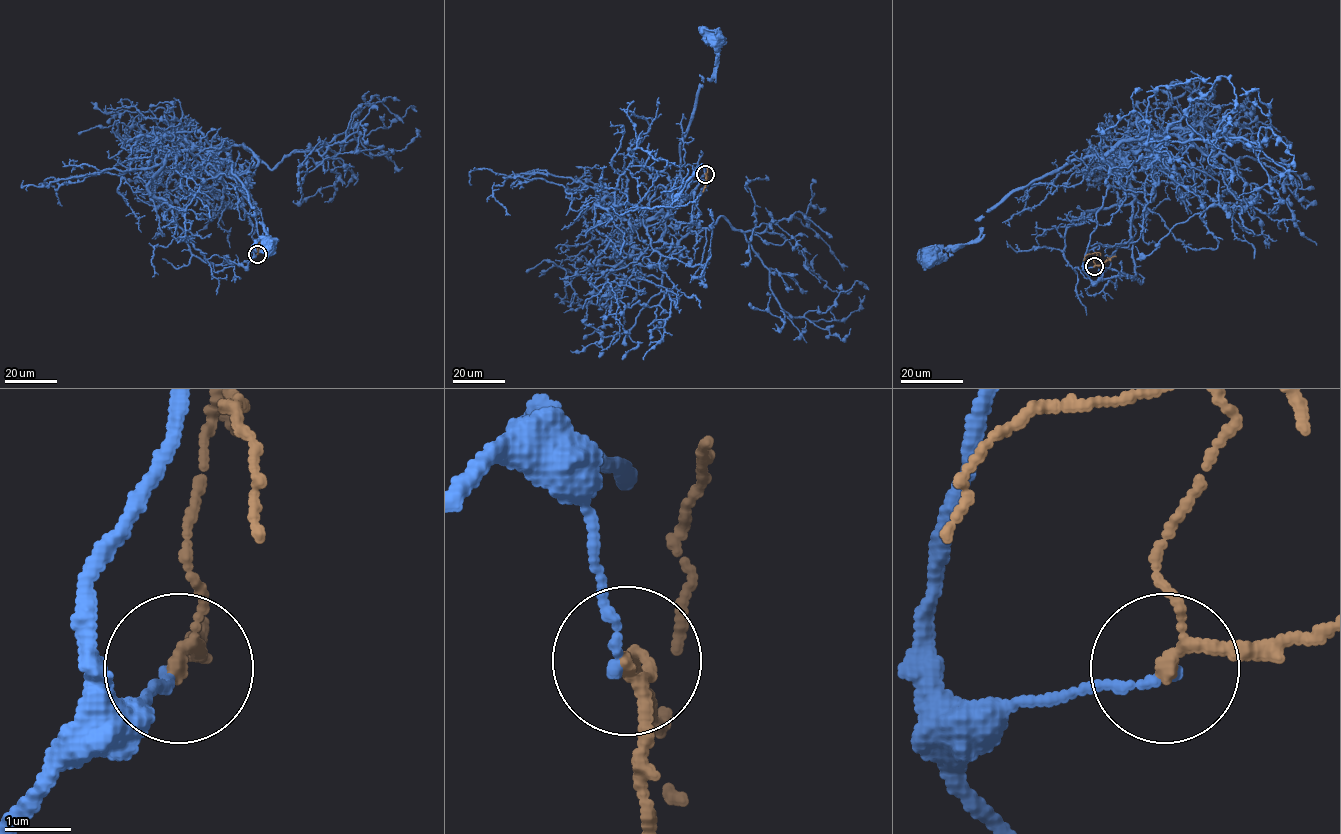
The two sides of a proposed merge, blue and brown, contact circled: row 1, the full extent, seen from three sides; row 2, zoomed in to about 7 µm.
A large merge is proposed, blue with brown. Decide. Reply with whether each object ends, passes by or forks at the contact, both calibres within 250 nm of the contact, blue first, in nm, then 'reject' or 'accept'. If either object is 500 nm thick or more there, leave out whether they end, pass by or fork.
blue ends; brown passes by; calibres 130 and 170 nm; reject

